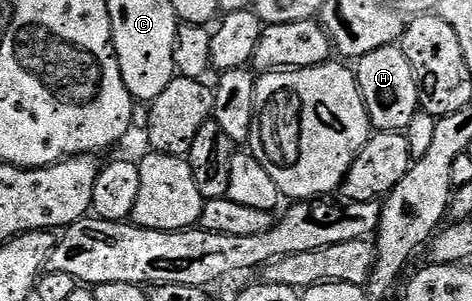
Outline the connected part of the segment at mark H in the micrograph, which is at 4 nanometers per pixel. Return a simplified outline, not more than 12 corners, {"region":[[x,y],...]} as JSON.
{"region":[[390,44],[354,65],[372,129],[403,132],[419,80]]}

